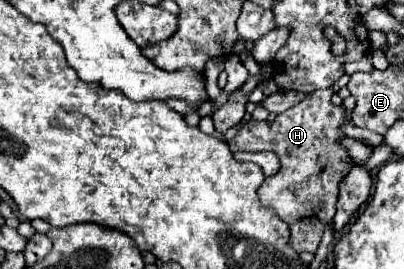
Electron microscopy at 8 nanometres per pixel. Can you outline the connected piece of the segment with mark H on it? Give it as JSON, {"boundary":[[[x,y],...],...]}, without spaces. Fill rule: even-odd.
{"boundary":[[[330,88],[314,90],[300,104],[278,114],[274,124],[250,120],[228,142],[232,152],[270,150],[280,158],[280,172],[264,180],[258,196],[264,206],[276,210],[276,214],[290,226],[290,244],[296,252],[316,252],[322,230],[332,224],[336,214],[338,186],[352,168],[352,158],[338,144],[338,138],[342,136],[340,124],[344,124],[344,116],[350,116],[350,112],[342,106],[334,106],[330,98]]]}

